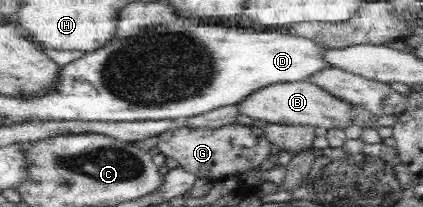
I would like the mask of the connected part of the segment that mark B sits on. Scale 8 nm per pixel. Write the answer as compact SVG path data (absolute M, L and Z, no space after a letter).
M308 80L265 86L249 94L244 101L237 102L235 107L240 116L249 116L254 121L261 120L268 124L324 126L327 129L345 129L352 124L374 129L379 126L378 117L374 116L374 113L362 107L353 106L344 99L338 99Z

